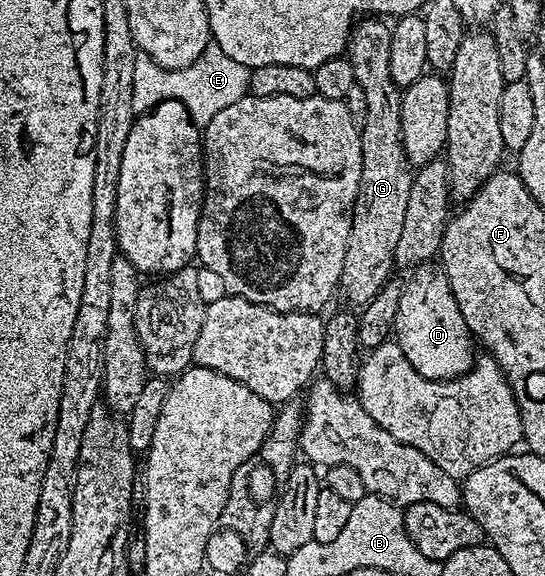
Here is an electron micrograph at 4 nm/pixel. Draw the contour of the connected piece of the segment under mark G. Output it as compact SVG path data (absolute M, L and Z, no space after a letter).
M361 18L354 23L347 45L347 59L355 70L355 82L367 98L367 118L360 125L362 174L339 285L340 295L345 295L356 306L371 303L394 273L395 246L402 233L408 190L414 175L405 156L400 128L402 89L391 78L392 33L392 27L384 19Z

